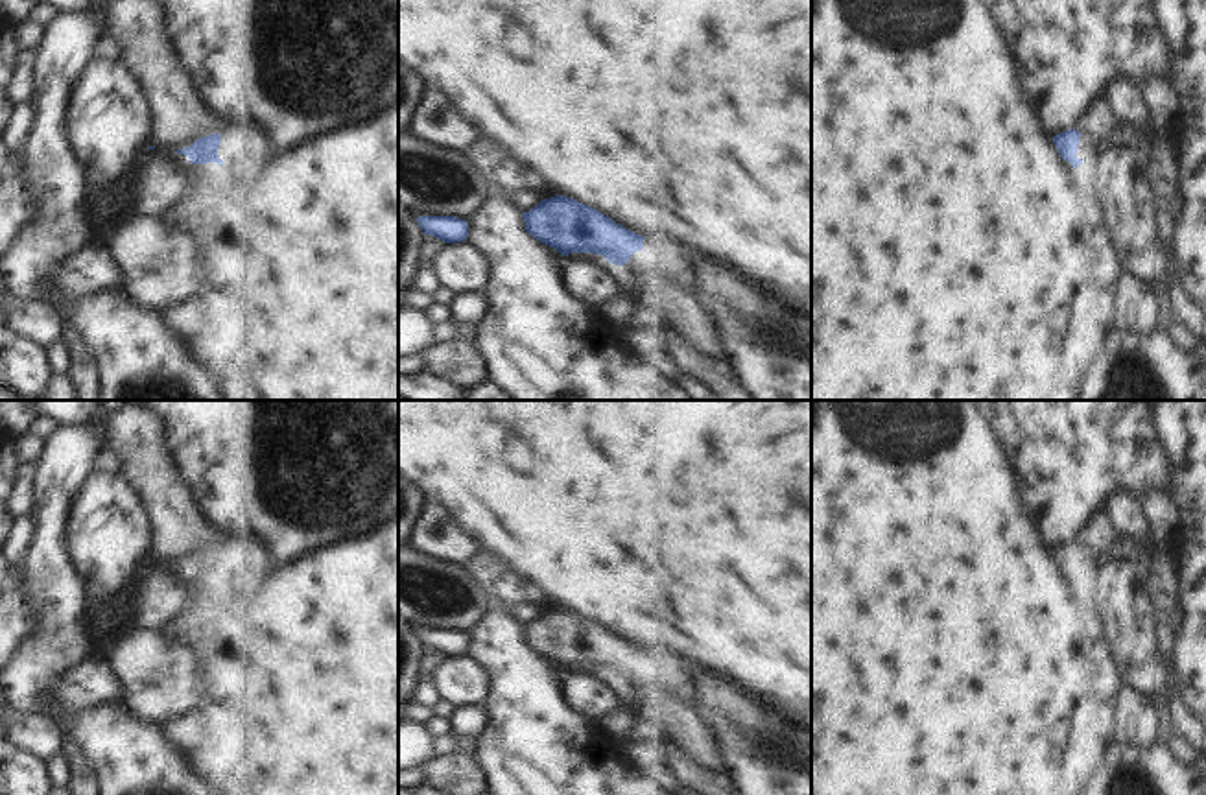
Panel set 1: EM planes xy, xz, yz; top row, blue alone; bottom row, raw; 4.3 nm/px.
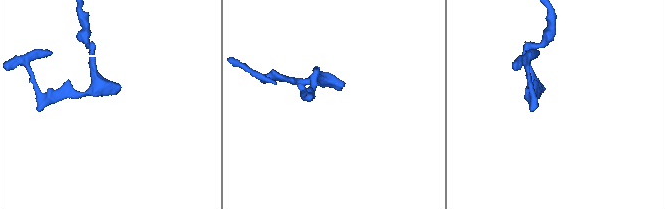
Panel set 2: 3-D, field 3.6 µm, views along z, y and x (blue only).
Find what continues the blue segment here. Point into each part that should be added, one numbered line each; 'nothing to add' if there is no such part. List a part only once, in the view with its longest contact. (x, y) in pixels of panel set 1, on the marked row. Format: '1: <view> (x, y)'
1: xy (244, 148)

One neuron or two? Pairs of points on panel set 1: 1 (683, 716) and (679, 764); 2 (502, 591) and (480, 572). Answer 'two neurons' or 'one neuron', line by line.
1: two neurons
2: one neuron

